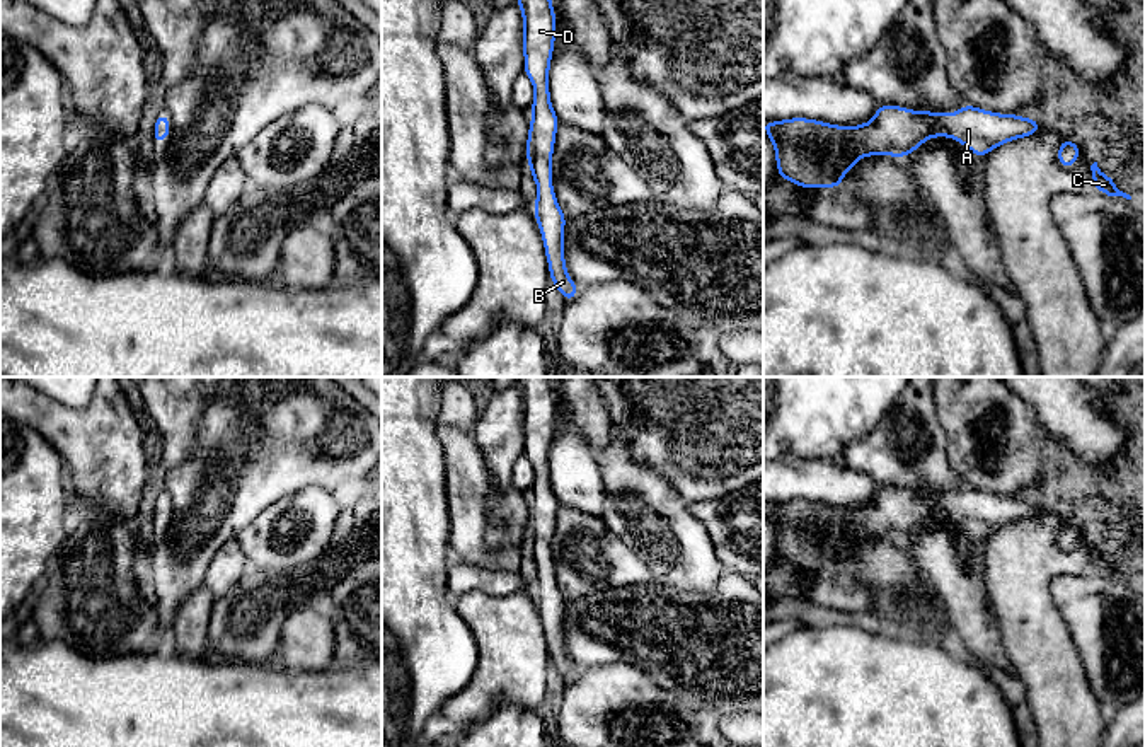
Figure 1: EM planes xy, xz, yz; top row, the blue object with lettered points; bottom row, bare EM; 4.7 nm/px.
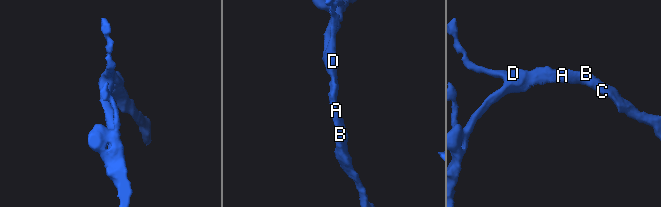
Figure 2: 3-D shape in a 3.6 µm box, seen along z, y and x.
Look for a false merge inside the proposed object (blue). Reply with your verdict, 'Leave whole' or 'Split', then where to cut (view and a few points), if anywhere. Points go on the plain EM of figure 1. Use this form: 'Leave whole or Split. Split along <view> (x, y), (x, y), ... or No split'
Leave whole. No split

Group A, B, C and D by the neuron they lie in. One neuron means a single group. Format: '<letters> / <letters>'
A B C D

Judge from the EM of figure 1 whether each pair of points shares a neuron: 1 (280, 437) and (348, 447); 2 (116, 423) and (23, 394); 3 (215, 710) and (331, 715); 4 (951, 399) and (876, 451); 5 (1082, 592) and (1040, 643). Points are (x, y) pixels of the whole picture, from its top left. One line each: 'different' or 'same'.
1: same
2: same
3: same
4: different
5: different

